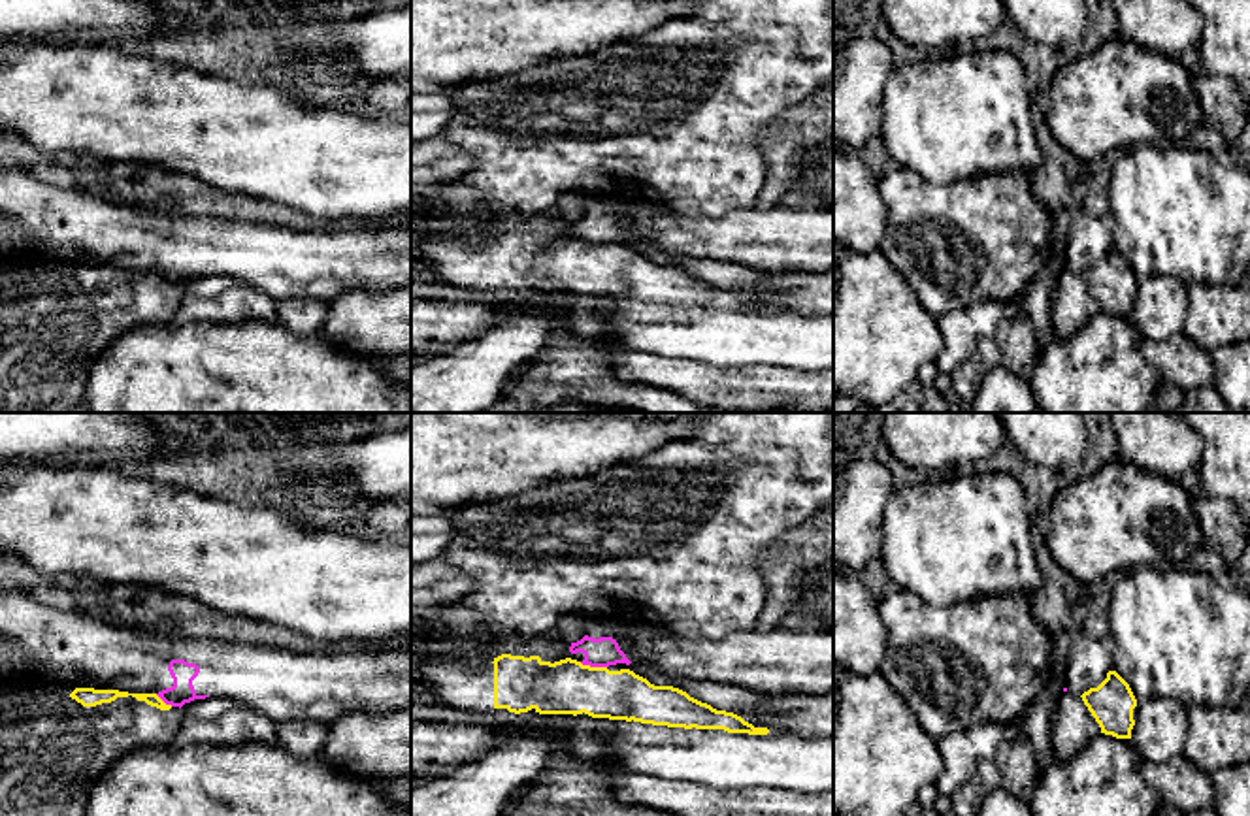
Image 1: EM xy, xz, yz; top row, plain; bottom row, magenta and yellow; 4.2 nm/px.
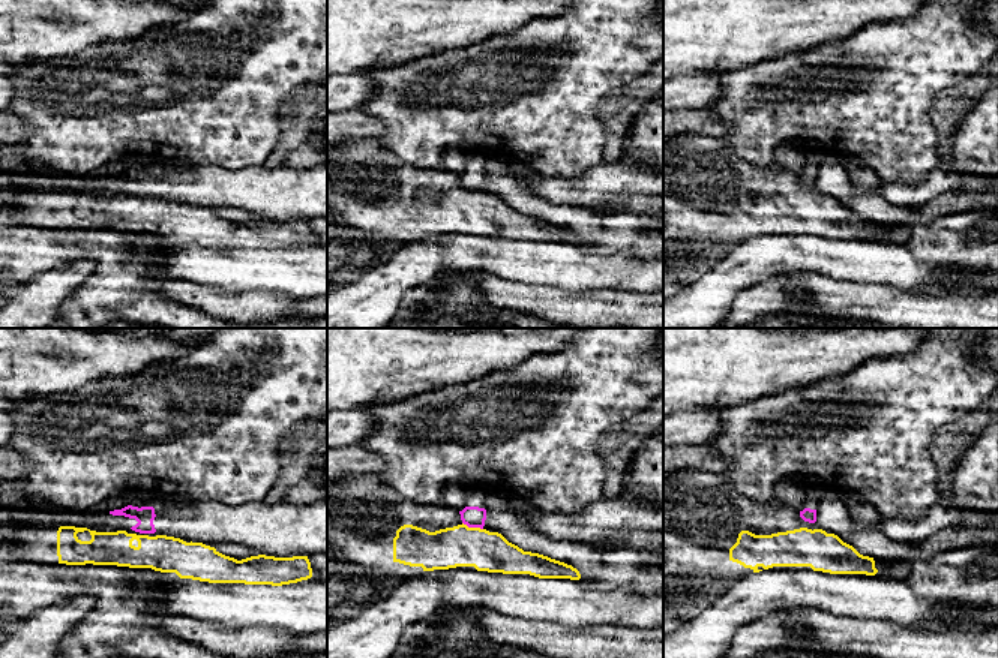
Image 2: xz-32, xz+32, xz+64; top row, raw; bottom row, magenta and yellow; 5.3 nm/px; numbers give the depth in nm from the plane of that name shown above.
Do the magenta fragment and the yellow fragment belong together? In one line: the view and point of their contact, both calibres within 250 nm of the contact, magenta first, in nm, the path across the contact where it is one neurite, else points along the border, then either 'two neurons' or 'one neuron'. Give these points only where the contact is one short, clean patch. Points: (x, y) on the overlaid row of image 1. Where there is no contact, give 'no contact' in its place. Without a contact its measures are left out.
contact xz (592, 666); calibres 130 and 240 nm; border xz (579, 662), (591, 668), (606, 668); two neurons

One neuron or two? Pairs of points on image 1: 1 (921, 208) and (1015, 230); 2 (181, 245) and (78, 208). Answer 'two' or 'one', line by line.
1: one
2: one

